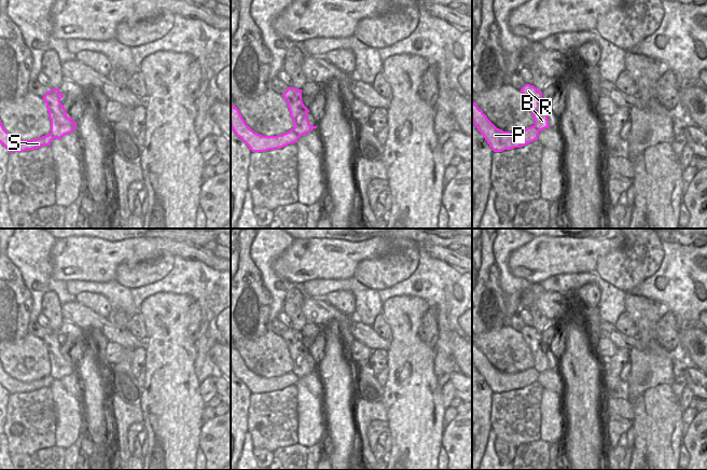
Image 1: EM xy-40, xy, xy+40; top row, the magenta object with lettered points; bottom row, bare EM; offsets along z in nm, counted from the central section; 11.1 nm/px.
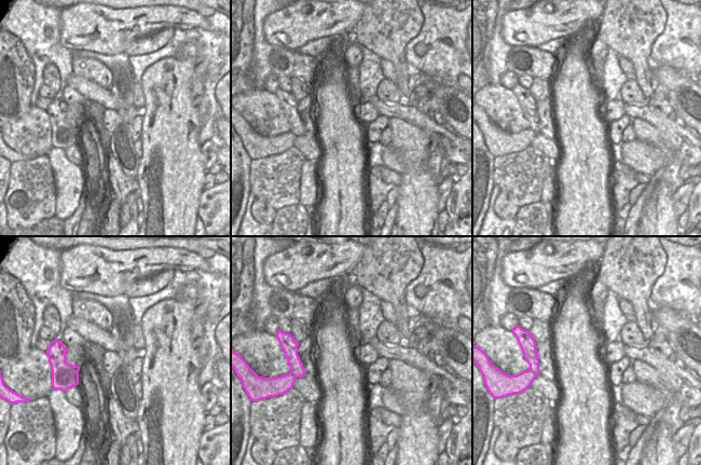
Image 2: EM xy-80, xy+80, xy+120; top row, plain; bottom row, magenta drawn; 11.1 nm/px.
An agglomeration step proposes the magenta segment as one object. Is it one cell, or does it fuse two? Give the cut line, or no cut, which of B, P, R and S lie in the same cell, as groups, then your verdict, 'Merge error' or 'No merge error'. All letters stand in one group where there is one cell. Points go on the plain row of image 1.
Split along xy (292, 370), (299, 378). Groups: B R / P S. Merge error.

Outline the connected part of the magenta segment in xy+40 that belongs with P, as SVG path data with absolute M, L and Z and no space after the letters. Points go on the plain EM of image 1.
M475 344L472 345L472 363L494 393L522 389L538 382L539 377L539 372L535 367L513 374L497 370Z

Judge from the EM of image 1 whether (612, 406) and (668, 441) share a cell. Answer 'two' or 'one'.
two

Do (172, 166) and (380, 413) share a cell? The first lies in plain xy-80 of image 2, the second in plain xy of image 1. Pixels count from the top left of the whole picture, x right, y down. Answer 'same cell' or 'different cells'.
different cells

